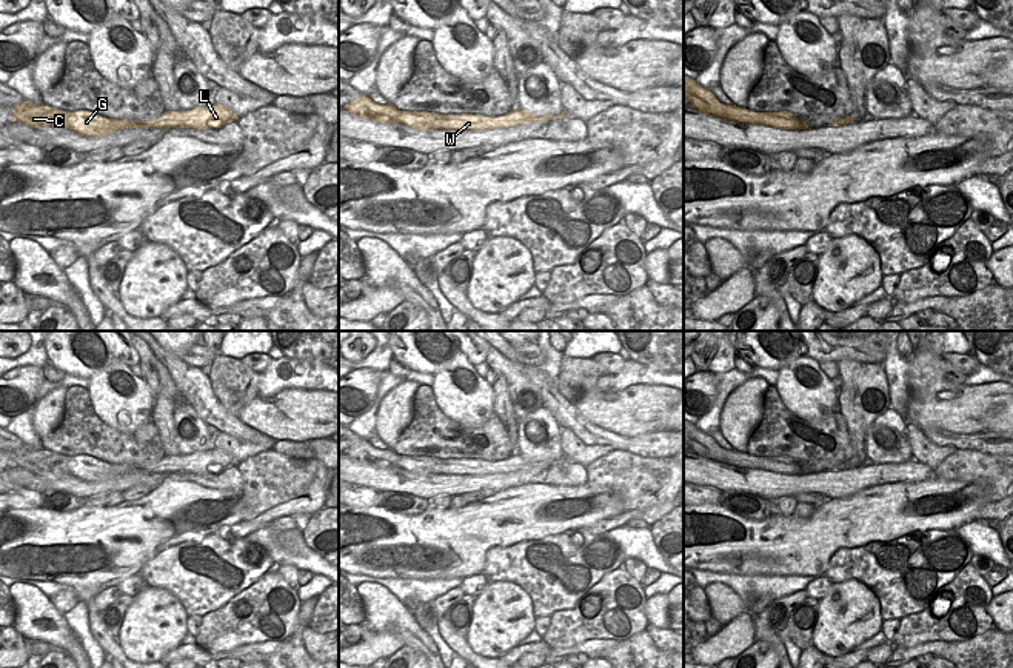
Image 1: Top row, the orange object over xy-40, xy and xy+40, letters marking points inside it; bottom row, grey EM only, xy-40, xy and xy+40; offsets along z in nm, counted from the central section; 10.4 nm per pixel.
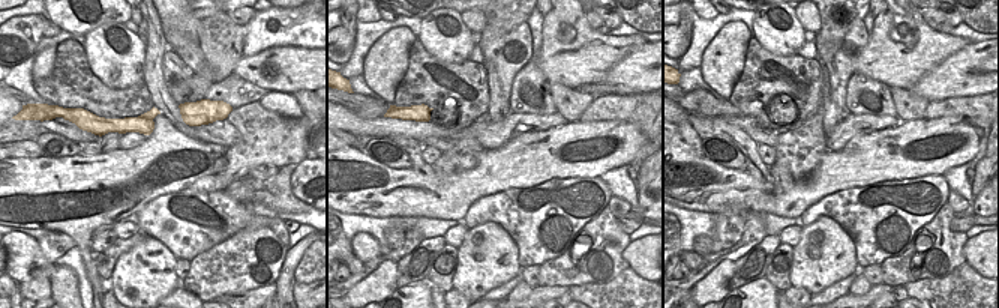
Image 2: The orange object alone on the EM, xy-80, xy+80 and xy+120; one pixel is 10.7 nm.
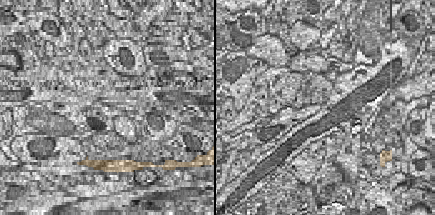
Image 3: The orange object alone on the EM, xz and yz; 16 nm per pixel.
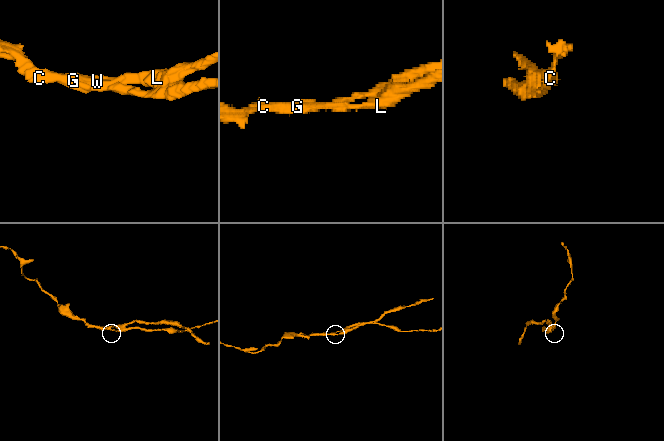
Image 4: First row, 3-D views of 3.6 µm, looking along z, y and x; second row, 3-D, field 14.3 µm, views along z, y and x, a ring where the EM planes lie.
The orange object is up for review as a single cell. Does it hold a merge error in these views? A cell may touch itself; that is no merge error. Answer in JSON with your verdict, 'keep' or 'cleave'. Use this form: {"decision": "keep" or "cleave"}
{"decision": "cleave"}

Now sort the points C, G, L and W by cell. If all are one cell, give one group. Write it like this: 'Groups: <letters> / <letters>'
Groups: C L W / G

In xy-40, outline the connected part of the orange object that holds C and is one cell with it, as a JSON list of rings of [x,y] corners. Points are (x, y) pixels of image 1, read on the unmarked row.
[[[23,446],[20,449],[14,449],[12,453],[12,466],[25,468],[31,473],[48,471],[52,466],[59,466],[60,469],[69,473],[69,456],[62,456],[51,453],[48,449],[34,449],[31,446]]]

